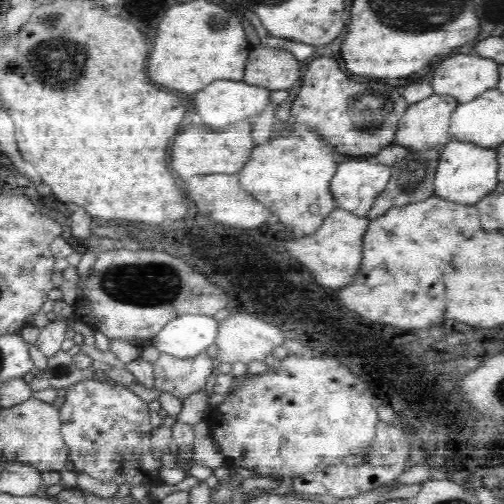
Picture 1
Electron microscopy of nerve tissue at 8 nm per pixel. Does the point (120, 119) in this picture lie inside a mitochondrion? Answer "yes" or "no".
no

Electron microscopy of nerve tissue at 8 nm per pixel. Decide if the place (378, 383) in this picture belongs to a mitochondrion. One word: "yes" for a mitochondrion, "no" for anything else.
no

